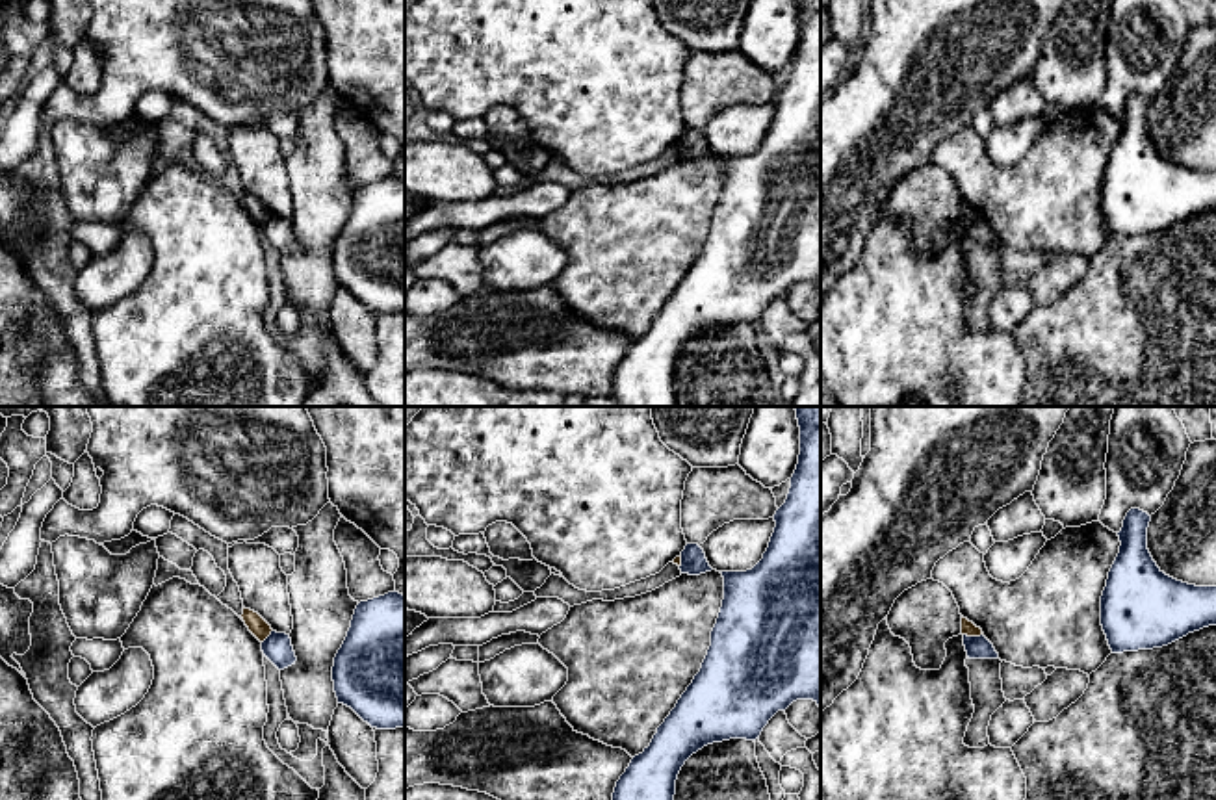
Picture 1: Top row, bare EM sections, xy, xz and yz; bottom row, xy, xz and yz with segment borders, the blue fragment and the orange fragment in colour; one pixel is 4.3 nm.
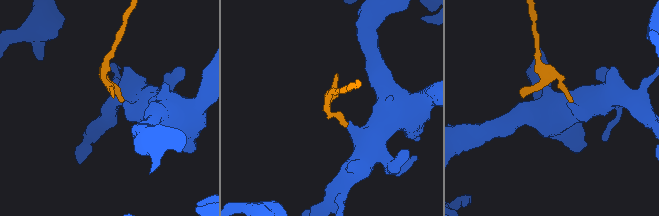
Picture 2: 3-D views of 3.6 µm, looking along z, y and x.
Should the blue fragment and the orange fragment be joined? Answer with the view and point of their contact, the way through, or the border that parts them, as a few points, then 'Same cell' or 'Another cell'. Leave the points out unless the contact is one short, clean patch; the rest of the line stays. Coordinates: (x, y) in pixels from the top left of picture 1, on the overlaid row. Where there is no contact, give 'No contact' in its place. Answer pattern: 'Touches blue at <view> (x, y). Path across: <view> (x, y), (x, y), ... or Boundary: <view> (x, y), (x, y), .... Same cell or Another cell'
Touches blue at yz (973, 637). Boundary: yz (964, 633), (983, 635). Another cell

